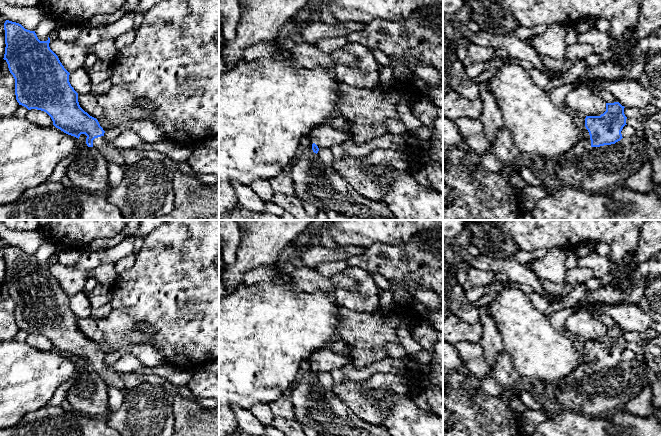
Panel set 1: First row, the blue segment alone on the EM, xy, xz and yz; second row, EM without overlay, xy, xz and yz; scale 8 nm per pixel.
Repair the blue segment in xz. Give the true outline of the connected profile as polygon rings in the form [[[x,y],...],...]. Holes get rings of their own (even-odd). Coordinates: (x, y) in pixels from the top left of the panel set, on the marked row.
[[[333,123],[318,125],[309,135],[313,142],[312,150],[316,154],[320,149],[330,149],[346,142],[350,136],[351,129],[348,125],[345,127],[337,127]]]

